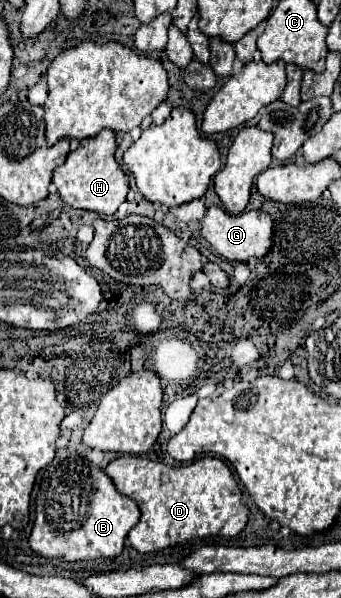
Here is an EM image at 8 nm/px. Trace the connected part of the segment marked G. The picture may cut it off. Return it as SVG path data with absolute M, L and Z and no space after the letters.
M217 206L207 208L201 220L203 238L229 262L247 262L251 256L265 256L271 248L273 222L263 210L247 210L241 214L229 214Z

